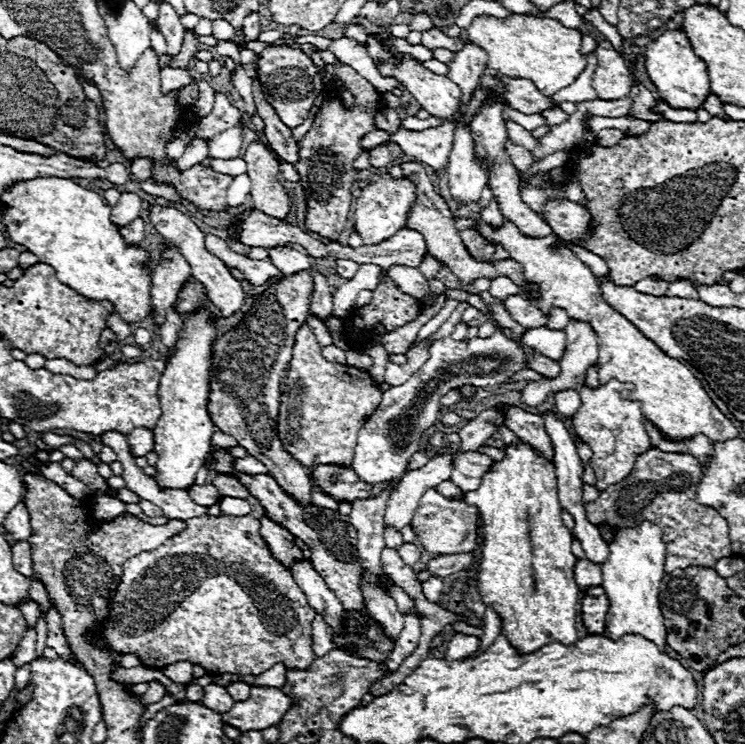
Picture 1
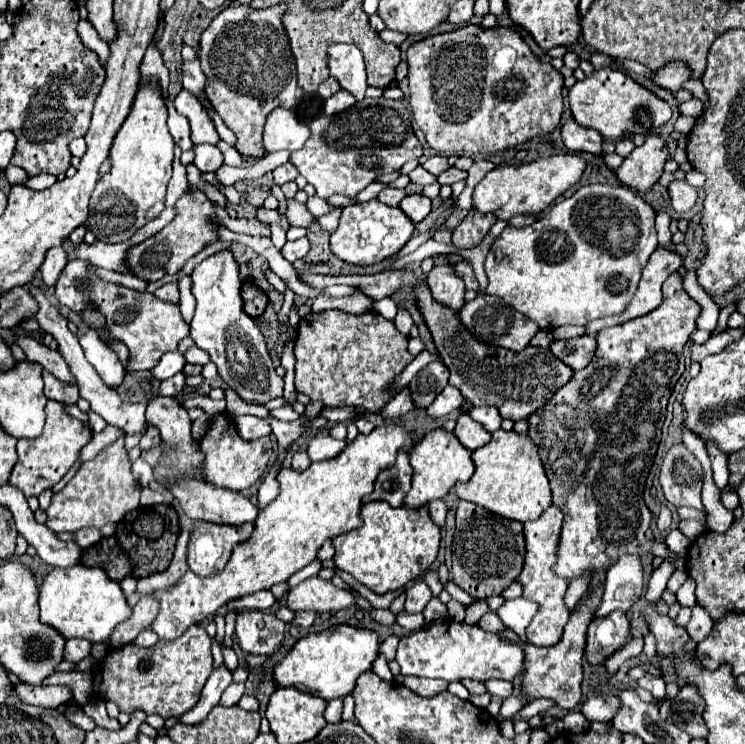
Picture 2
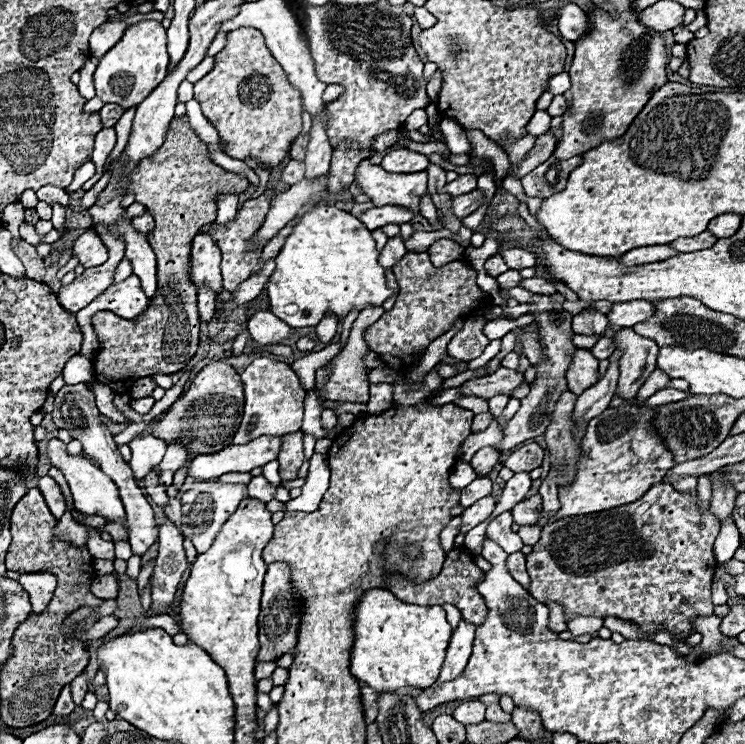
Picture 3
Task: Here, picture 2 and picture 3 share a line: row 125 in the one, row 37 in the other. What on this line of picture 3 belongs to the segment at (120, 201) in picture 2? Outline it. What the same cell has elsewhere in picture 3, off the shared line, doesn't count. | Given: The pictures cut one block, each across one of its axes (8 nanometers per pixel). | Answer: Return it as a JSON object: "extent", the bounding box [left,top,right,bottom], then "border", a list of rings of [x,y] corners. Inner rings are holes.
{"extent":[94,20,168,110],"border":[[[142,20],[132,24],[126,32],[120,44],[116,44],[112,50],[108,50],[94,72],[94,86],[96,96],[104,104],[118,104],[124,110],[138,106],[160,80],[164,80],[168,70],[168,50],[166,50],[166,28],[156,20]]]}

